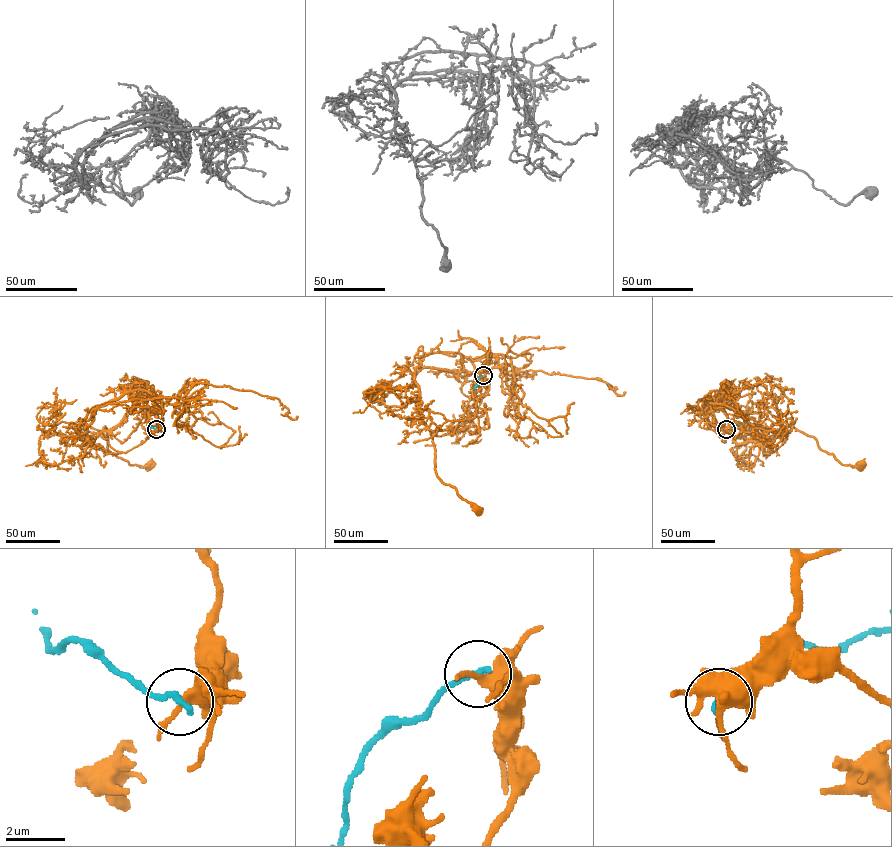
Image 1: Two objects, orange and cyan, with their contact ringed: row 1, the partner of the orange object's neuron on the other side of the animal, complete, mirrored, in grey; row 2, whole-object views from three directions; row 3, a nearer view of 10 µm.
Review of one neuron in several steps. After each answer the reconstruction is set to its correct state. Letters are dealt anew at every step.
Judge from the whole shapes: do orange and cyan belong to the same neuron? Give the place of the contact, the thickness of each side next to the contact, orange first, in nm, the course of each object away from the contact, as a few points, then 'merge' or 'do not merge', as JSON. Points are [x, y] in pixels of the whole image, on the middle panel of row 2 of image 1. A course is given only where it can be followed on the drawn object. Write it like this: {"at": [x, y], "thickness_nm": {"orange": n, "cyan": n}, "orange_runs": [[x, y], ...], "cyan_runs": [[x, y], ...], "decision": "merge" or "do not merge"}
{"at": [483, 375], "thickness_nm": {"orange": 360, "cyan": 240}, "orange_runs": [[483, 375], [474, 384], [474, 366], [458, 353], [422, 356], [415, 370], [436, 475], [478, 510]], "cyan_runs": [[483, 375], [474, 389]], "decision": "do not merge"}

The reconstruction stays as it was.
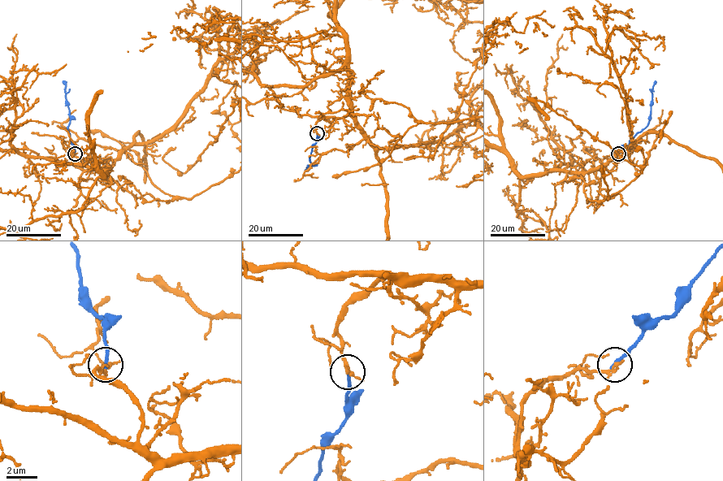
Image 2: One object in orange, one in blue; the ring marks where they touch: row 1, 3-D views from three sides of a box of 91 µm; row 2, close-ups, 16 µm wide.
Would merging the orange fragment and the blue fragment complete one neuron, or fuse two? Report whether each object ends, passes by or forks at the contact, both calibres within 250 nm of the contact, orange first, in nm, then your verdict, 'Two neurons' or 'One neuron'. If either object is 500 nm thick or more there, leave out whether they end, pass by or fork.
At the ring orange ends. At the ring blue ends. Thickness 280 nm (orange) against 200 nm. Two neurons

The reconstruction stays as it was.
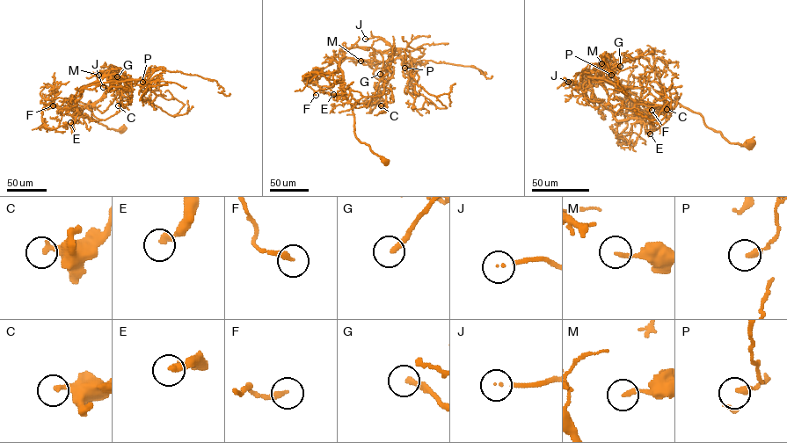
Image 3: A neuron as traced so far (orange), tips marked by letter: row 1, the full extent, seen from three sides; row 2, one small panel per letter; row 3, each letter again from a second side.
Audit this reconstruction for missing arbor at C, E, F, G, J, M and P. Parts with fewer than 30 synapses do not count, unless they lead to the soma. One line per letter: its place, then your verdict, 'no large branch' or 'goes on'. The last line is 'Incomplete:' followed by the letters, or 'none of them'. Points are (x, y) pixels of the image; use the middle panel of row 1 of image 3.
C: place (381, 105); no large branch
E: place (333, 94); goes on
F: place (316, 95); no large branch
G: place (380, 74); goes on
J: place (365, 39); goes on
M: place (360, 61); no large branch
P: place (404, 68); no large branch
Incomplete: E, G, J

